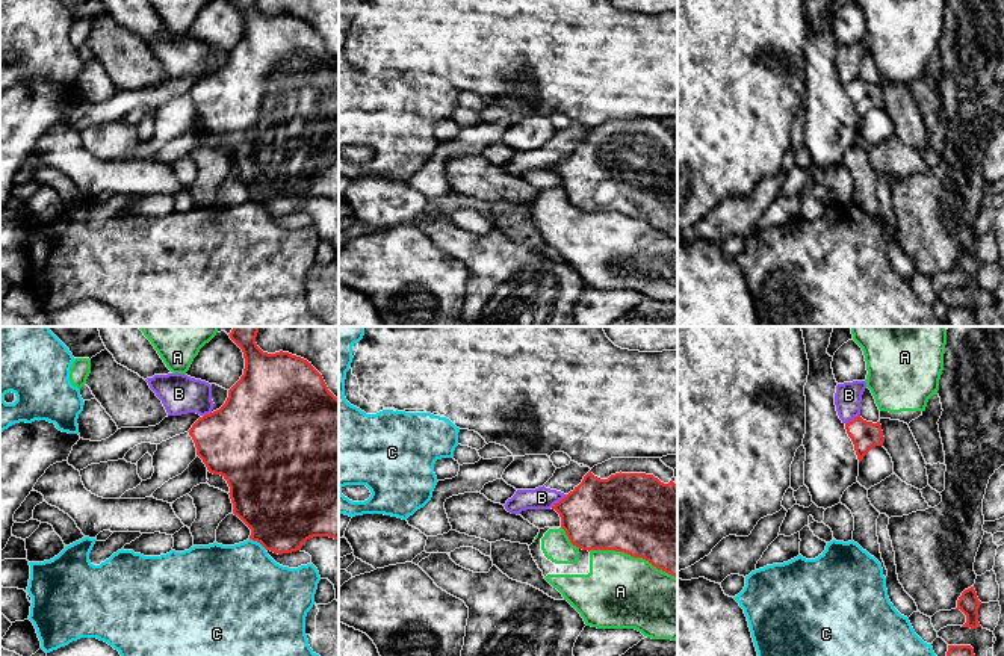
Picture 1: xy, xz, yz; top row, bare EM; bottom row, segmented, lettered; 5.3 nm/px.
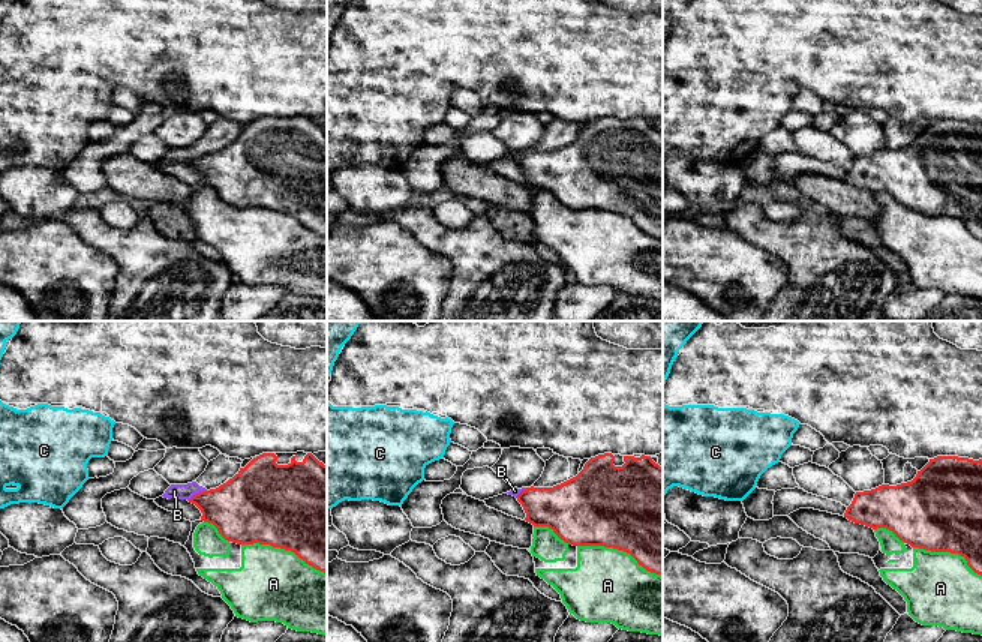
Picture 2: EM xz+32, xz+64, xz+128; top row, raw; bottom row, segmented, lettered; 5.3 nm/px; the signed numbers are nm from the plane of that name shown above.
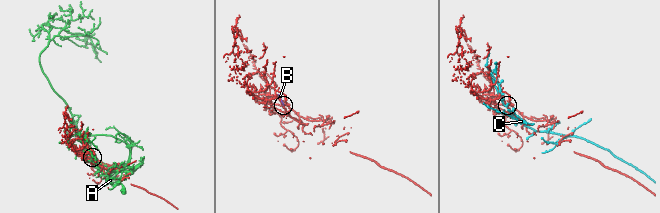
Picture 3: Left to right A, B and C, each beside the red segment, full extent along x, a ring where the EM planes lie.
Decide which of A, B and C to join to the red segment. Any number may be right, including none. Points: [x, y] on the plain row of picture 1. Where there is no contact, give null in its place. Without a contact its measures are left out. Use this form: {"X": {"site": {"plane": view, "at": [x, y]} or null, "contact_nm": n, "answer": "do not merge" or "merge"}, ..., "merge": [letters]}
{"A": {"site": {"plane": "xz", "at": [632, 216]}, "contact_nm": 500, "answer": "do not merge"}, "B": {"site": {"plane": "xz", "at": [560, 162]}, "contact_nm": 120, "answer": "do not merge"}, "C": {"site": {"plane": "xy", "at": [259, 203]}, "contact_nm": 110, "answer": "do not merge"}, "merge": []}

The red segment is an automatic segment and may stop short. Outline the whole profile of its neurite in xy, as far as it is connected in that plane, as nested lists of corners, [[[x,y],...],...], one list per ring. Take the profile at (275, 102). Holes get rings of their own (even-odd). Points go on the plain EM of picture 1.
[[[231,0],[243,14],[245,30],[240,41],[228,51],[225,65],[200,79],[187,92],[192,98],[197,116],[203,121],[207,132],[221,136],[230,148],[233,175],[237,177],[249,190],[249,201],[260,204],[274,215],[292,215],[301,212],[302,206],[313,198],[330,198],[339,201],[339,60],[328,51],[322,36],[307,21],[289,14],[263,14],[256,0]]]

